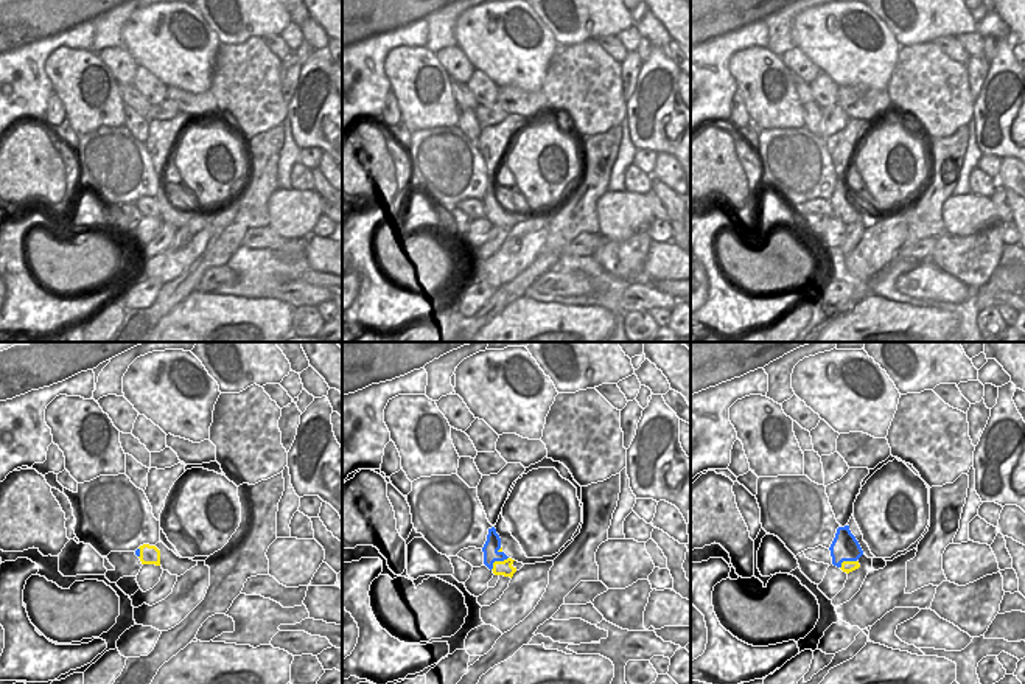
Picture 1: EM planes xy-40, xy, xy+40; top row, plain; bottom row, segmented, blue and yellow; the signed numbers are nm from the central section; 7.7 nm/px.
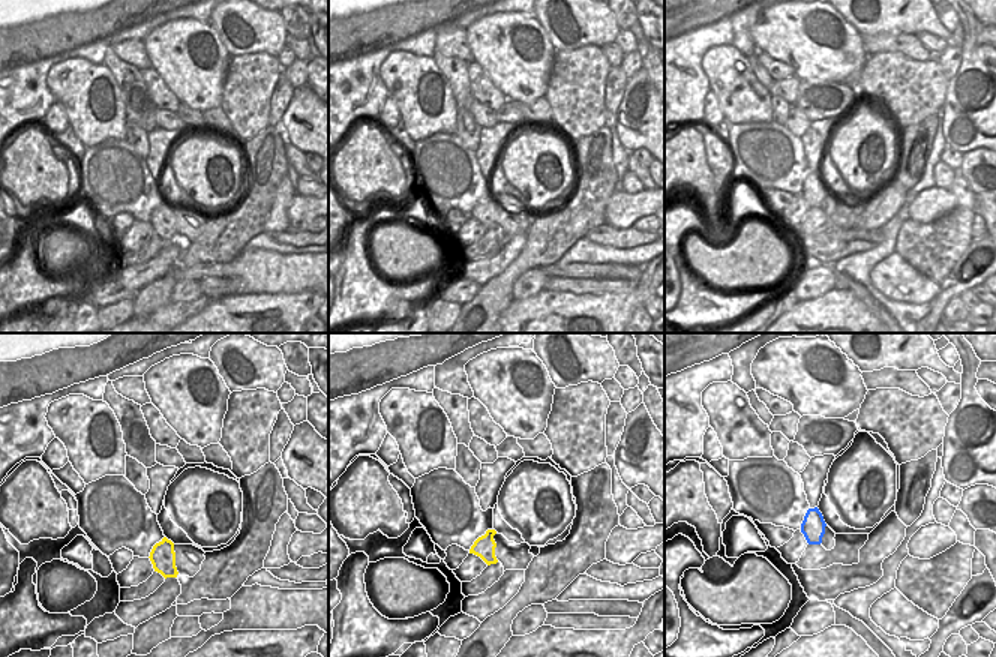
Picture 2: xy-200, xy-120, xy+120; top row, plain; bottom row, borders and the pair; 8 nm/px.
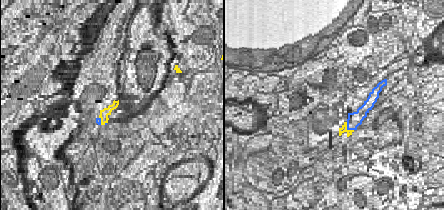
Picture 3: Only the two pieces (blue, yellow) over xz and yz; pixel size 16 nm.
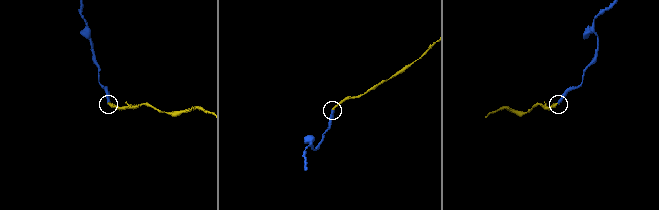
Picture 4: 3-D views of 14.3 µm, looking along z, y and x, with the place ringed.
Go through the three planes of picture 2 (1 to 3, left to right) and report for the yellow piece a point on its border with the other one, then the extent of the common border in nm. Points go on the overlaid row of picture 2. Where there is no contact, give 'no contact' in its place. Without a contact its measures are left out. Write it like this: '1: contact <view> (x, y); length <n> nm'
1: no contact
2: no contact
3: no contact

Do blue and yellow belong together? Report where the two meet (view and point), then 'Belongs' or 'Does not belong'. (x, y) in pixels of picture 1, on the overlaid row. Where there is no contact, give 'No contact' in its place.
Touches blue at xy (496, 560). Does not belong

